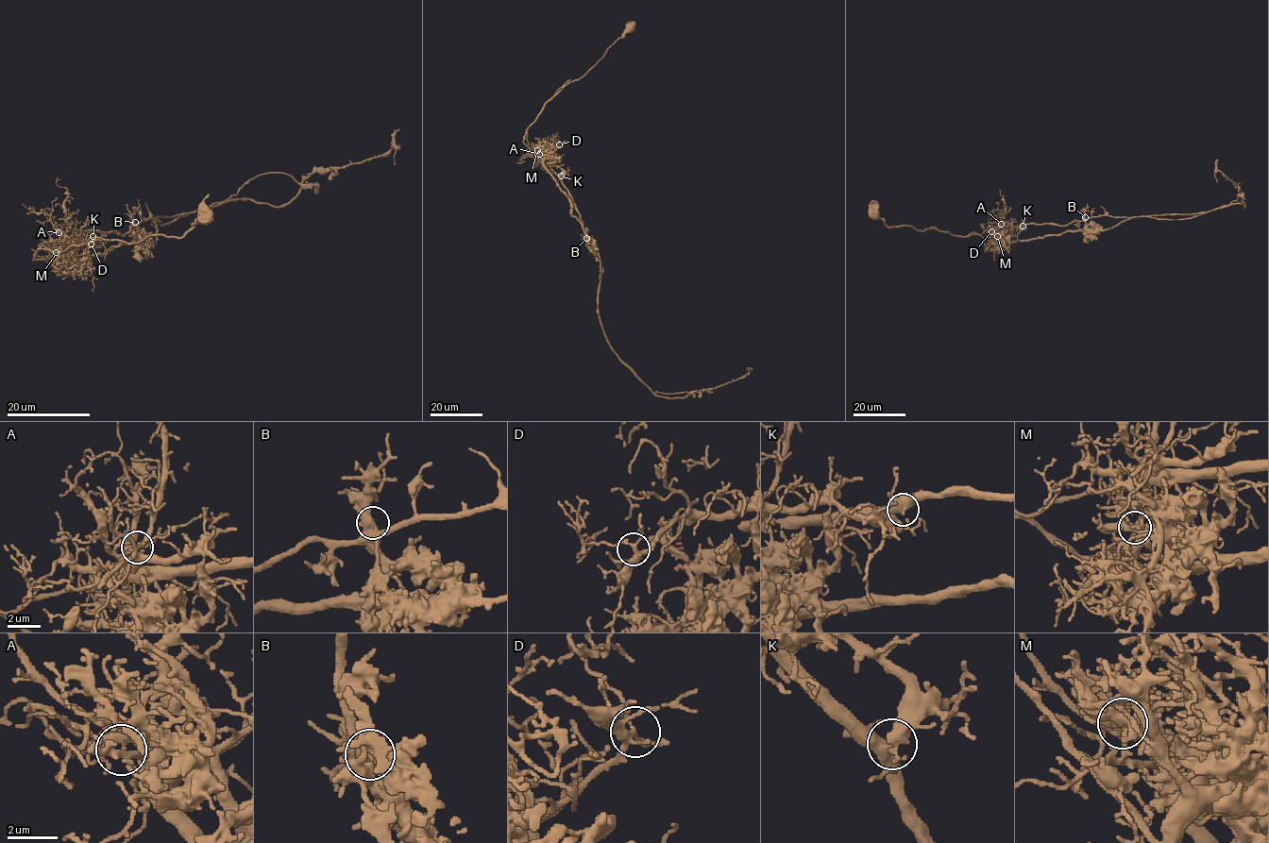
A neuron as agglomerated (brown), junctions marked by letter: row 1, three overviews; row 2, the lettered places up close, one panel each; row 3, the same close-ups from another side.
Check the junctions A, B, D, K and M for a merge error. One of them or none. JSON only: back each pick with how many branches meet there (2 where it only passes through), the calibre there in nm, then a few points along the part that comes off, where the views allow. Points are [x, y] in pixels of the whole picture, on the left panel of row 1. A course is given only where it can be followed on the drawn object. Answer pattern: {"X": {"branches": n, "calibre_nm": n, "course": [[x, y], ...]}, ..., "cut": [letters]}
{"M": {"branches": 6, "calibre_nm": 320, "course": [[57, 252], [66, 240], [125, 235], [149, 218], [238, 199], [285, 206], [313, 173], [394, 147], [395, 164]]}, "cut": ["M"]}

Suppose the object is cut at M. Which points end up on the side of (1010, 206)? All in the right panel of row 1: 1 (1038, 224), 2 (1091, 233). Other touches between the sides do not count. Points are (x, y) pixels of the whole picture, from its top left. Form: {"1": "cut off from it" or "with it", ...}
{"1": "with it", "2": "cut off from it"}

